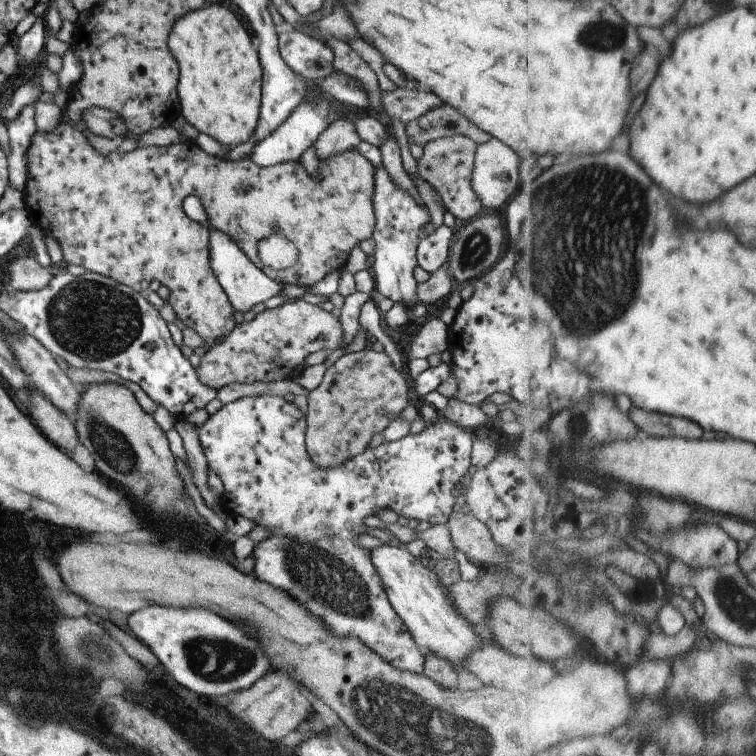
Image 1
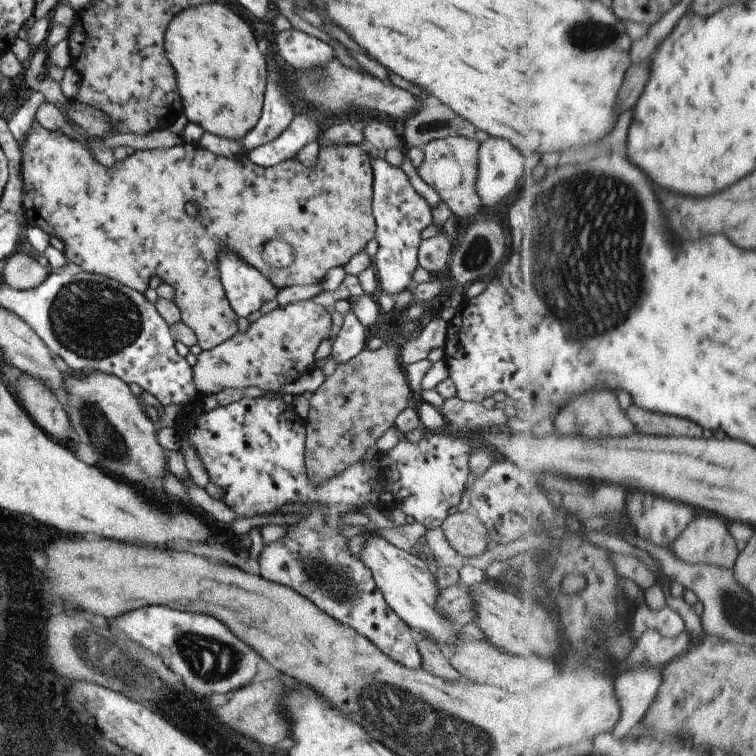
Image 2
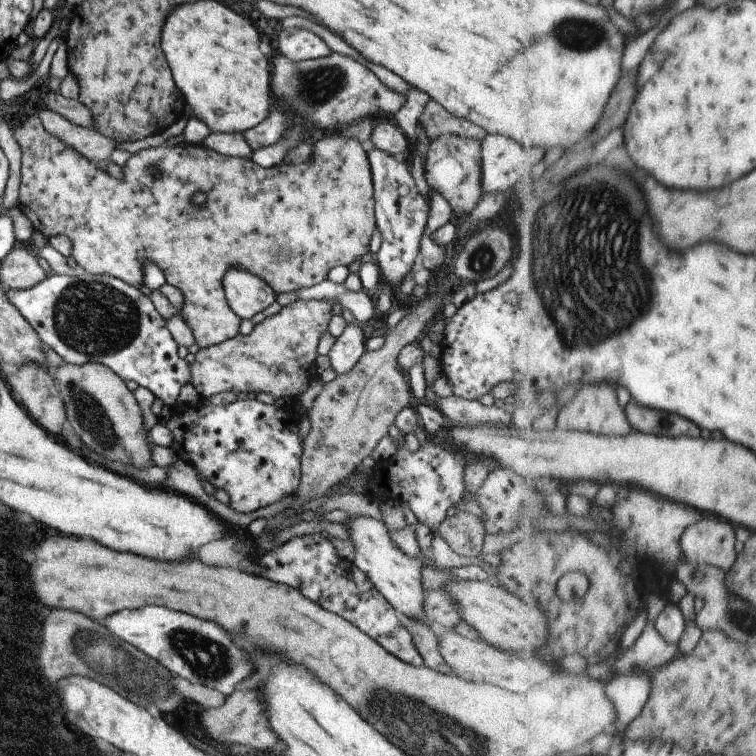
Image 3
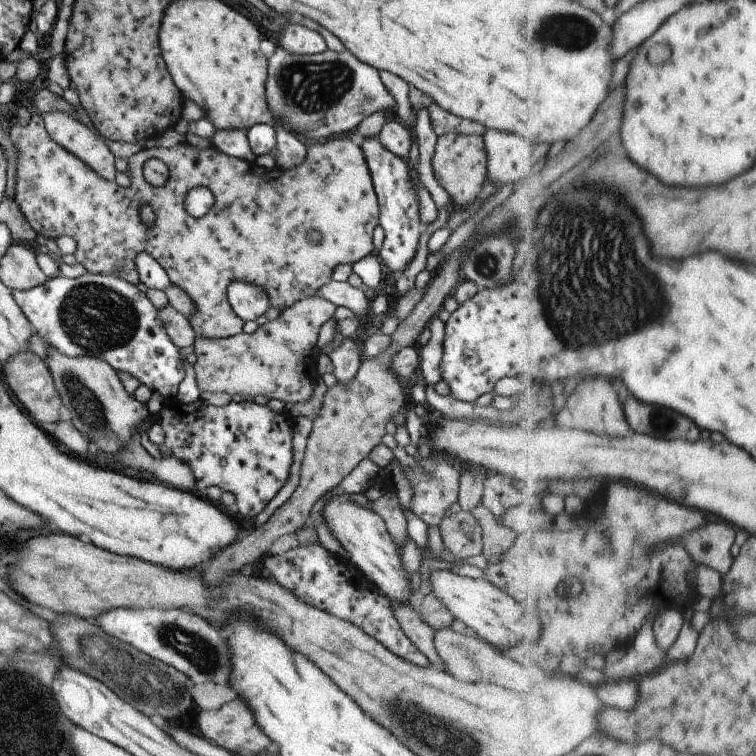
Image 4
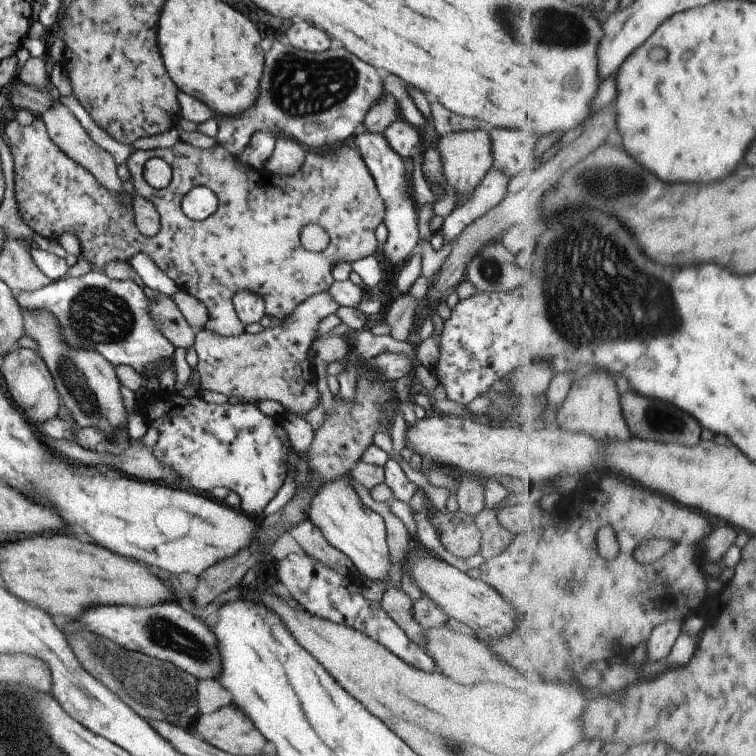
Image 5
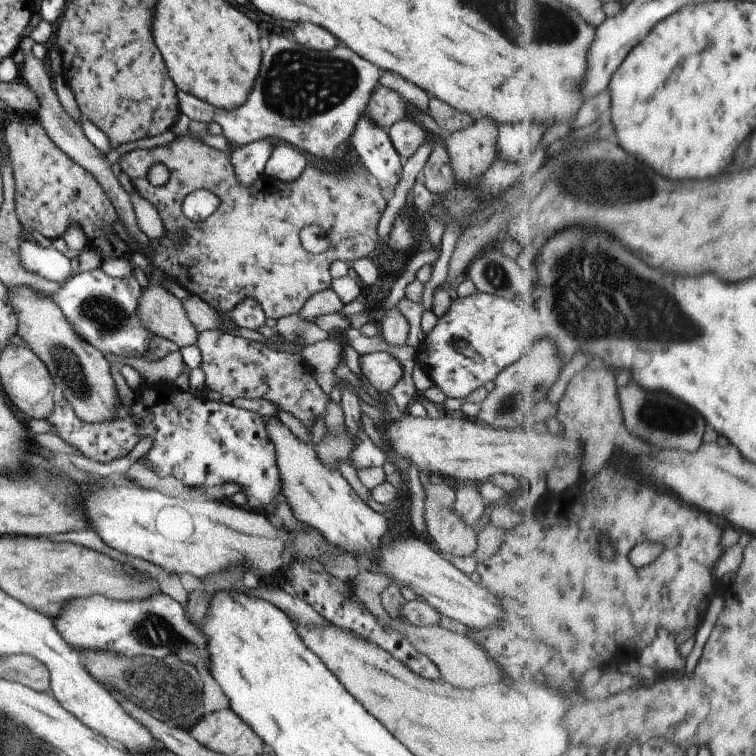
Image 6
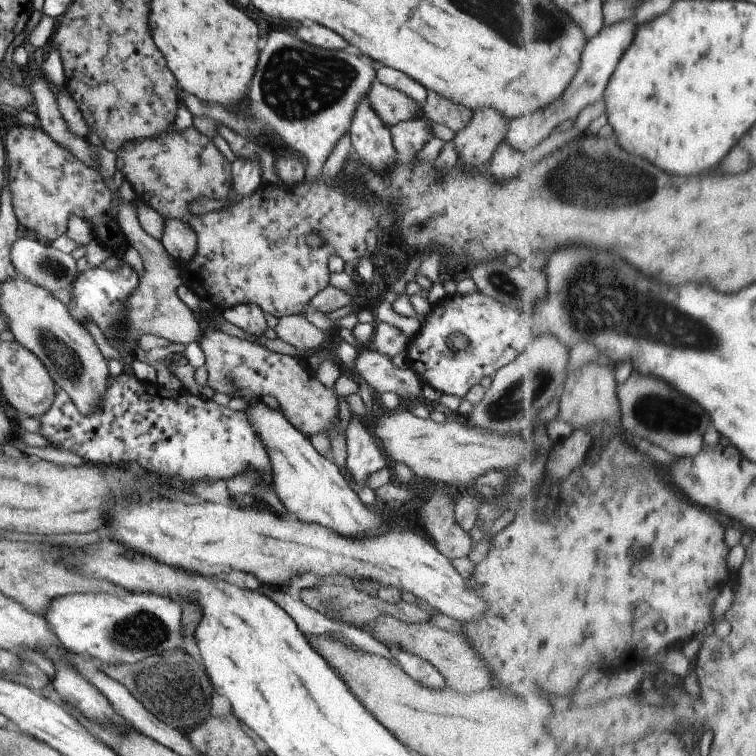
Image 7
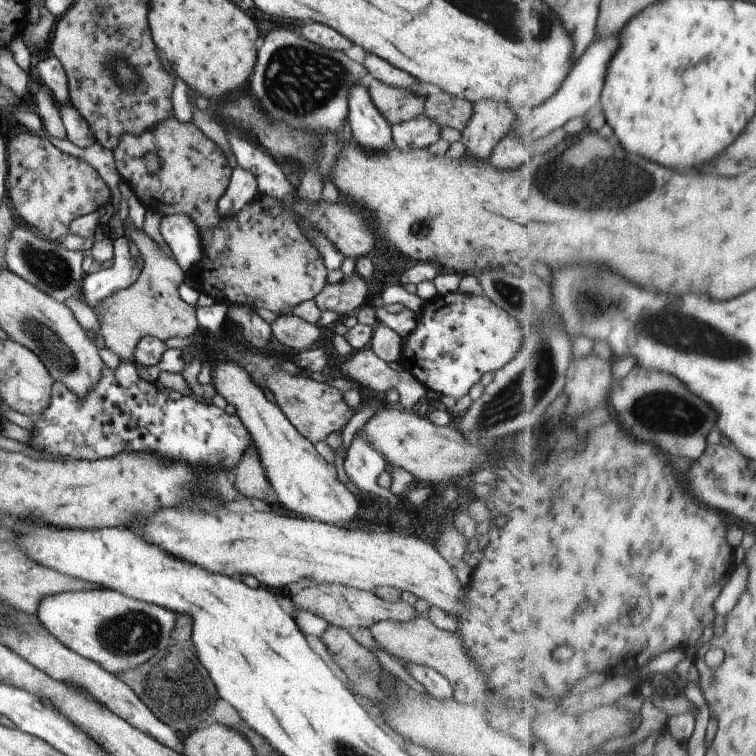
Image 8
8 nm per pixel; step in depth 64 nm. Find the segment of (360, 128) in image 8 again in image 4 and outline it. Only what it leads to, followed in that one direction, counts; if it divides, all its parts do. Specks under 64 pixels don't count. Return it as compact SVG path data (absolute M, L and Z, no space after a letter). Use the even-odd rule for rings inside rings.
M377 137L358 139L358 143L370 169L380 206L379 225L385 232L382 247L376 251L376 254L384 267L400 275L412 262L416 248L420 244L420 236L424 232L422 220L420 220L417 186L414 186L410 178L406 161L392 154L388 148L384 148Z

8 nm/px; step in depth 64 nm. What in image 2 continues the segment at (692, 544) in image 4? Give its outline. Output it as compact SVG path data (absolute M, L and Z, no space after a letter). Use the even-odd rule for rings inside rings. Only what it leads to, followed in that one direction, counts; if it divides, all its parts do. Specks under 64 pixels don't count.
M704 516L692 522L671 549L691 565L718 565L729 569L735 568L741 555L728 524L716 516Z

